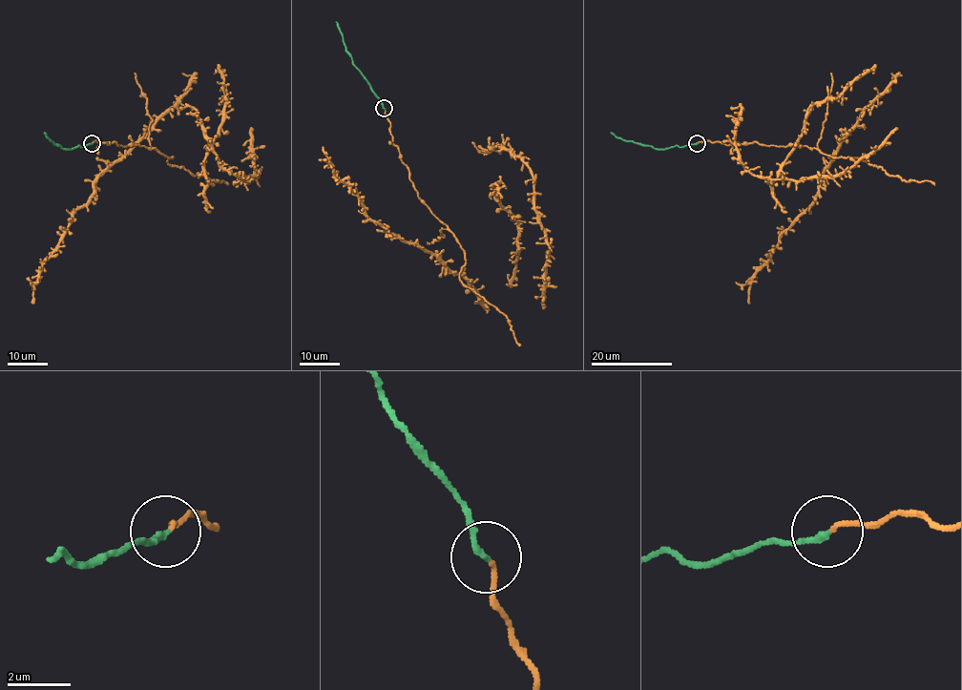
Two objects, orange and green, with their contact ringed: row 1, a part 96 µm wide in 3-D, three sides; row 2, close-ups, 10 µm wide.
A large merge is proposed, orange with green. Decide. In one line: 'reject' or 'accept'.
reject

